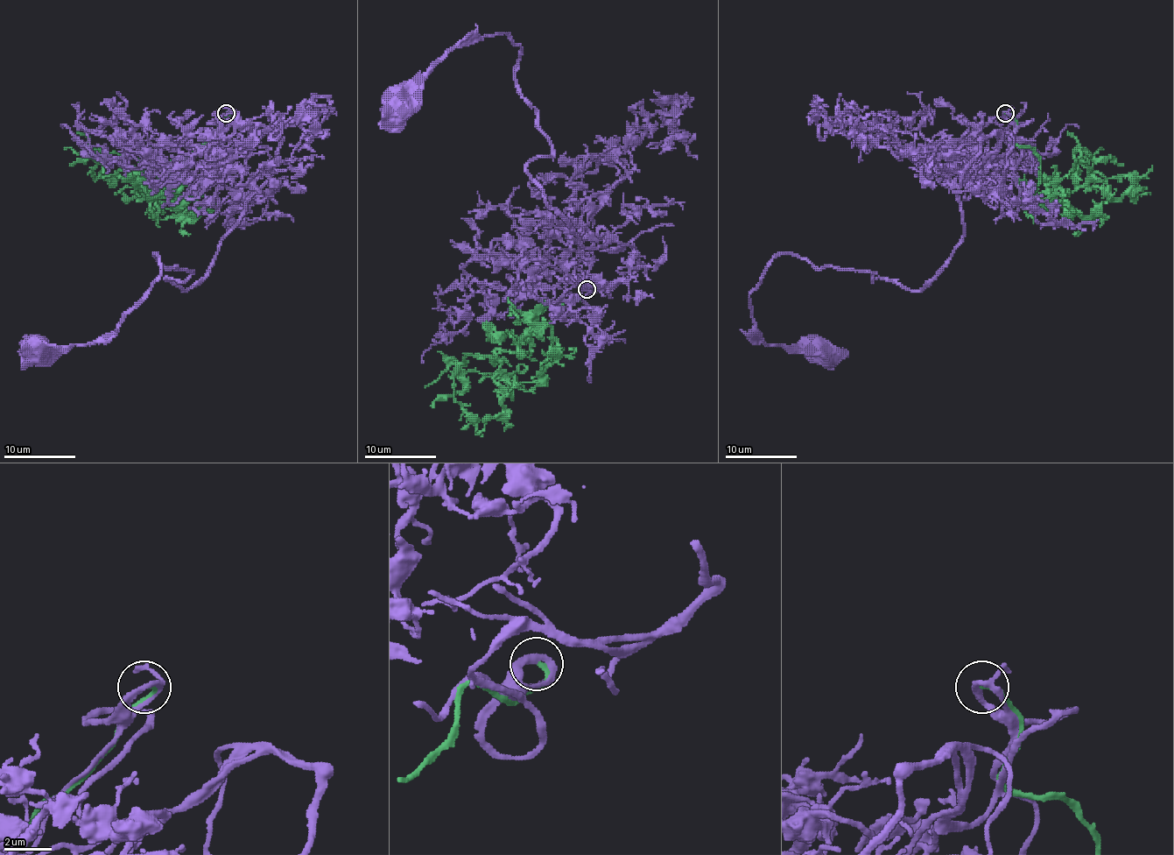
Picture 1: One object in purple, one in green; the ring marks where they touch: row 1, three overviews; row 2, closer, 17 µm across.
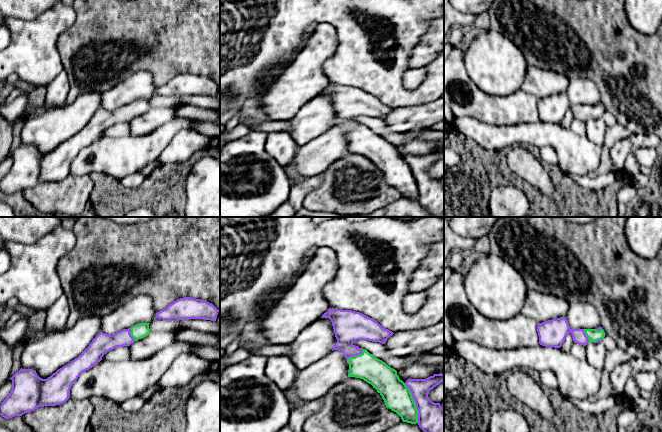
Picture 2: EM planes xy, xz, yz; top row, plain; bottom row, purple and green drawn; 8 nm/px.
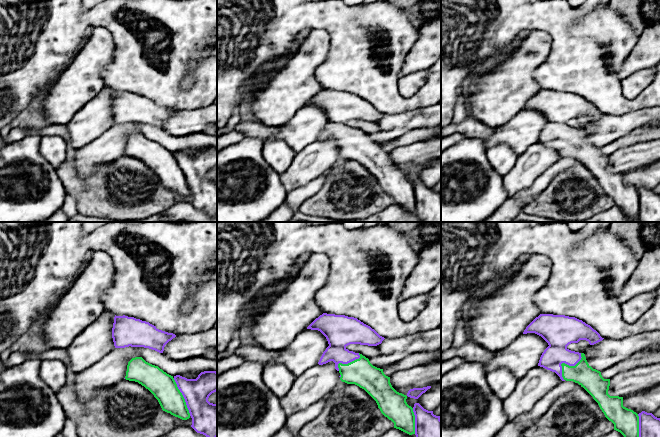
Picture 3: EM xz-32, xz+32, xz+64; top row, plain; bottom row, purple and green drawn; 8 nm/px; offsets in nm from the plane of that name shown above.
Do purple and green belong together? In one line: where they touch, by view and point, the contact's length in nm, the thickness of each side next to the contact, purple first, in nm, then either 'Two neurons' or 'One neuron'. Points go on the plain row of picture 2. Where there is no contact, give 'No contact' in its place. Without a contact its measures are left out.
Touches purple at xz (415, 179). Shared border 340 nm. Thickness 260 nm (purple) against 220 nm. One neuron

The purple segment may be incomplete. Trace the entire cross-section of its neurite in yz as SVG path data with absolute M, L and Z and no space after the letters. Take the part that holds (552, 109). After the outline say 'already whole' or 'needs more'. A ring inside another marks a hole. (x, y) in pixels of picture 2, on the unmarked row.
M566 93L538 99L539 120L545 123L560 124L570 109L574 119L586 122L590 118L602 118L605 108L602 103L597 105L571 105Z; needs more

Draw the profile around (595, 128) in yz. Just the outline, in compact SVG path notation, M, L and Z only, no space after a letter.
M590 118L585 122L587 139L601 147L604 145L604 137L607 125L602 118Z

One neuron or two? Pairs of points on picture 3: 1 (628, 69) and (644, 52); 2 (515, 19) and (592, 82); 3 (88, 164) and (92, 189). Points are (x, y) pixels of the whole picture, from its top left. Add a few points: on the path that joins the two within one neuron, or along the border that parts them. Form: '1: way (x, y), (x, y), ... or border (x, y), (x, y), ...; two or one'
1: way (631, 65), (640, 56); one
2: way (538, 19), (545, 19), (585, 59); one
3: border (110, 161), (85, 177), (80, 177), (73, 166); two

